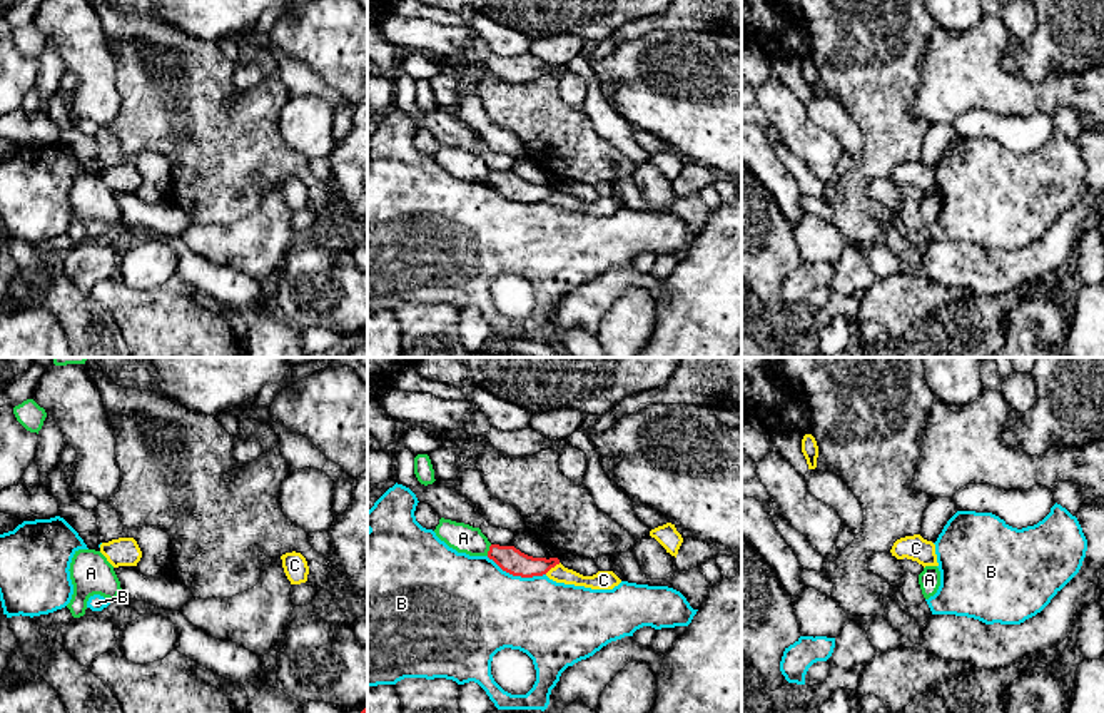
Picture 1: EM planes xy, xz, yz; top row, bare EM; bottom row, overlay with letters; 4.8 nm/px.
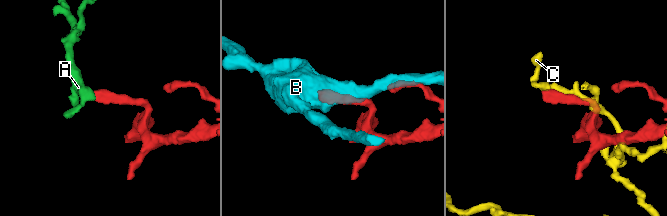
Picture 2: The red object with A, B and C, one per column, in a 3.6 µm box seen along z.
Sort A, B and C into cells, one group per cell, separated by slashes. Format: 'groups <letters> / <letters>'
groups A / B / C

